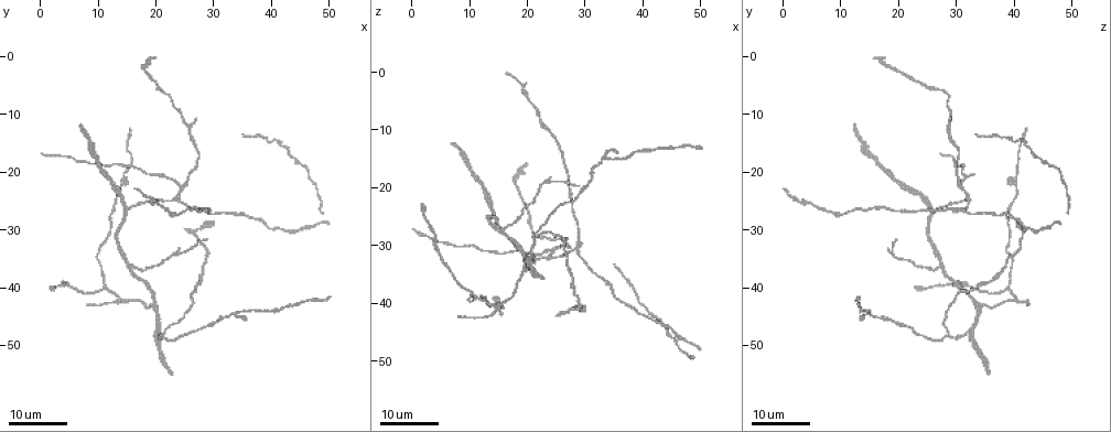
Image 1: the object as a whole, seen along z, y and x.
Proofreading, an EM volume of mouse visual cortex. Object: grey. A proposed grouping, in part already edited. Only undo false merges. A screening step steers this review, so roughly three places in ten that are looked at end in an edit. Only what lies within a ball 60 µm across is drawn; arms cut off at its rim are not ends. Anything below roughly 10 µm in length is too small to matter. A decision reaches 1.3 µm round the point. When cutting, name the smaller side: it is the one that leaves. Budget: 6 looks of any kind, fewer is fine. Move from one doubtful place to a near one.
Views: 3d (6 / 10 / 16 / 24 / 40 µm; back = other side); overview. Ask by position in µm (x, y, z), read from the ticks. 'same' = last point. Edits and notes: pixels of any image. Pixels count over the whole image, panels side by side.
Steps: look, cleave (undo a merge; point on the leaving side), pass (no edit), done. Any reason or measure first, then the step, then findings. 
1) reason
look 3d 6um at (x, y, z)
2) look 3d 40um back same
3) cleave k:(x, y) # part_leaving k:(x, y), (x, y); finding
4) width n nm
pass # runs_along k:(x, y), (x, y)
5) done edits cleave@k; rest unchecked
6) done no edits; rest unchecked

thick turns thin
look 3d 24um at (16.5, 42.0, 39.5)

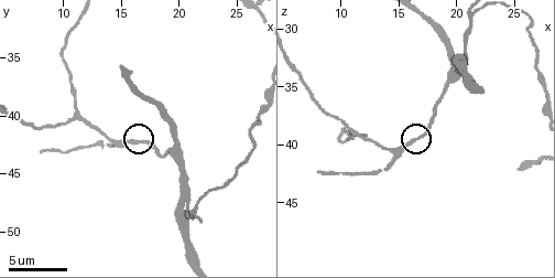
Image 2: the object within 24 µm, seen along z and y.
look 3d 10um at (16.2, 42.2, 40.0)

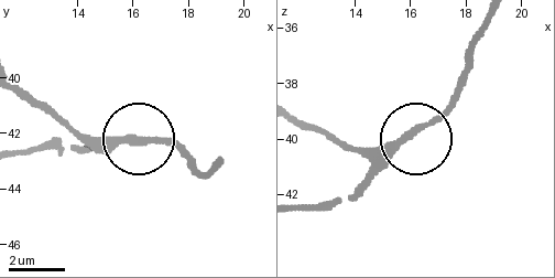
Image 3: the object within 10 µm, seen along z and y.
pass # runs_along 3:(491, 23), (453, 102), (356, 191); all the same neuron

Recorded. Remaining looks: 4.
arms part here
look 3d 16um at (21.0, 48.0, 28.5)

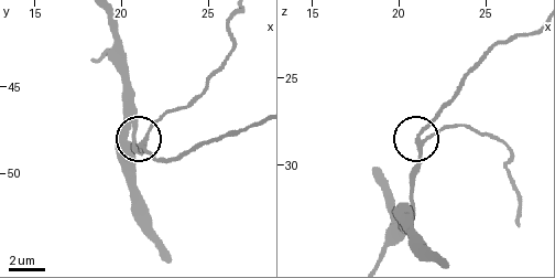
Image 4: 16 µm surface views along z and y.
closer look
look 3d 10um at (21.2, 48.2, 28.7)

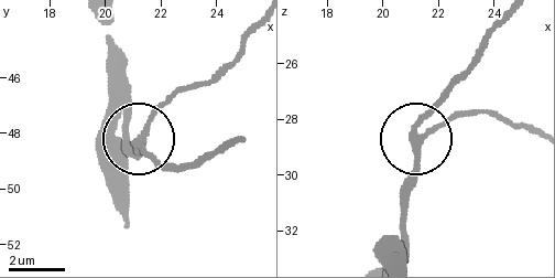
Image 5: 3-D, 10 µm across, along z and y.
pass # one neuron here

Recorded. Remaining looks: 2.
thin arm on a thick one
look 3d 24um at (16.0, 36.5, 27.5)

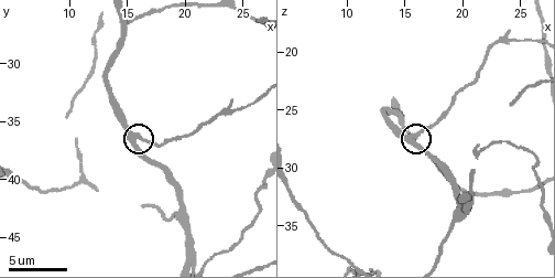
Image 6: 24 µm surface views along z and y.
look 3d 10um at (15.8, 36.6, 27.2)

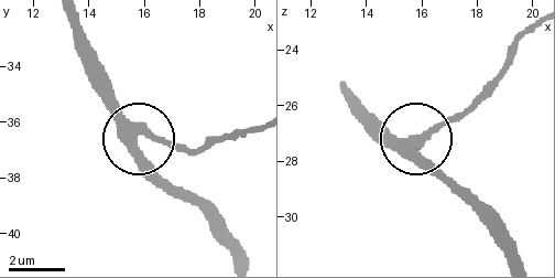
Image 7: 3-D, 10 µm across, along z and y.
width 360 nm
pass # runs_along 7:(71, 21), (89, 71), (130, 128), (205, 149); all the same neuron

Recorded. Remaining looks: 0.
done no edits; rest unchecked

